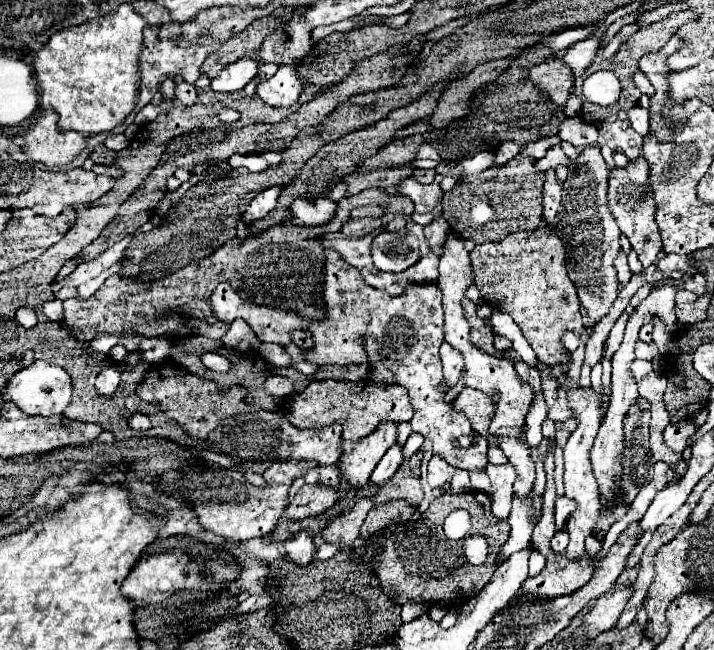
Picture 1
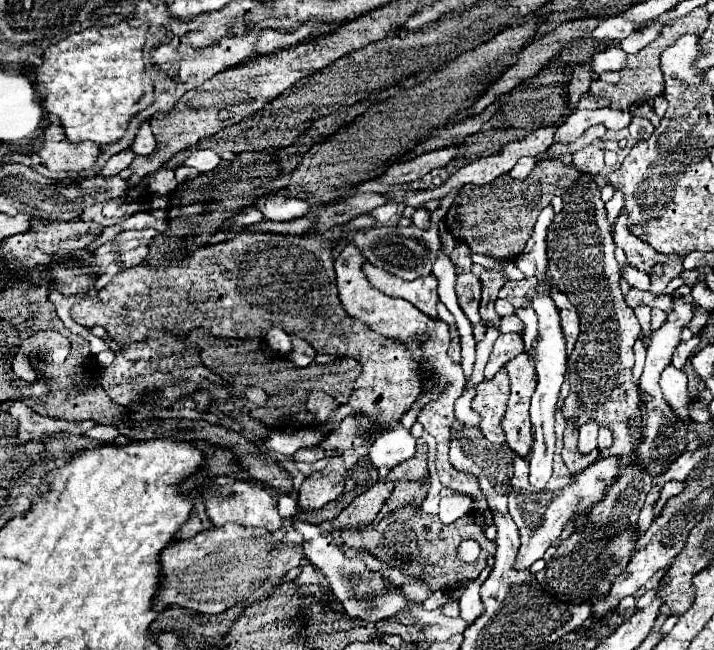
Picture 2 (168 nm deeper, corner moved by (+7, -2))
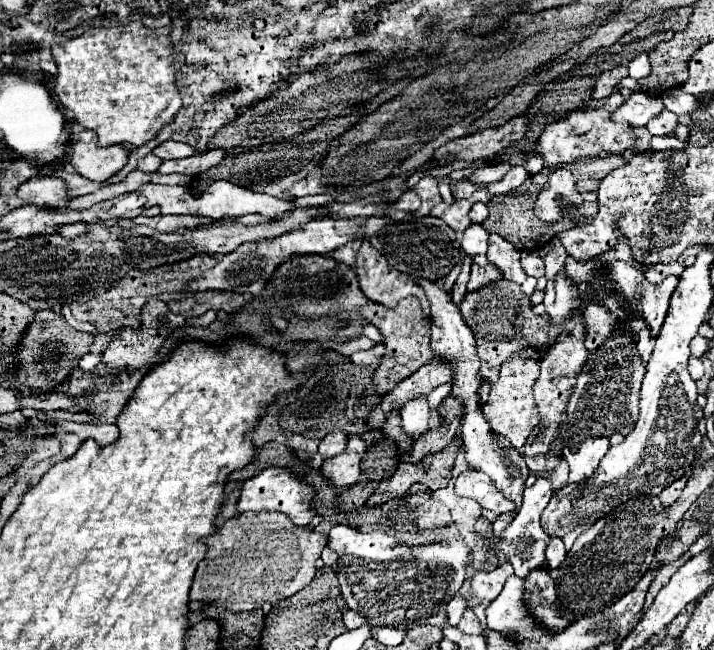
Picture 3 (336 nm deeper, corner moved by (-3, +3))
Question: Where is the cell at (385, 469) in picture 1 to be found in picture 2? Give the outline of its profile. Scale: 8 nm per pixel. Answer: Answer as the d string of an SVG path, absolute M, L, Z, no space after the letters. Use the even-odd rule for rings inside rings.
M396 425L388 431L382 431L368 447L368 455L372 463L382 471L394 469L398 463L410 459L414 455L416 439L412 437L410 429Z

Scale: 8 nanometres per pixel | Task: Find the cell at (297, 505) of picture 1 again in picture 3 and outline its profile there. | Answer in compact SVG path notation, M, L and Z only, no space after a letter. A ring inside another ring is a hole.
M352 436L342 454L324 460L320 474L338 488L352 486L360 476L360 460L364 450L366 450L366 442L360 436Z

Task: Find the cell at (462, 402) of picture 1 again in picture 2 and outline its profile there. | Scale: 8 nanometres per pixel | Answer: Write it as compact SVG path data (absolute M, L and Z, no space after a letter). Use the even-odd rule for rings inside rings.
M502 367L492 381L482 381L476 387L476 397L472 401L472 409L482 419L480 423L482 429L486 427L486 439L496 445L506 443L506 435L502 431L502 417L506 413L508 395L510 395L510 379L506 369Z

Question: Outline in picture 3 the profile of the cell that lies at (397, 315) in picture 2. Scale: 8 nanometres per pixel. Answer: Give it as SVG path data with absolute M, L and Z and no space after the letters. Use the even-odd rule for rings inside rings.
M366 240L362 242L356 256L356 276L360 290L368 300L394 308L402 298L416 296L422 304L422 314L430 318L430 304L416 280L404 272L398 272L396 268L388 268L386 258Z

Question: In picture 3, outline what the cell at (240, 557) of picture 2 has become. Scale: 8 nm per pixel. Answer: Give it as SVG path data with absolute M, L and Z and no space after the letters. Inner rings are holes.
M244 512L226 520L214 534L206 536L204 542L208 550L204 560L196 568L194 584L190 588L190 600L198 600L230 612L244 612L256 608L270 612L274 604L296 594L312 582L316 574L316 560L320 558L320 552L328 542L328 536L312 532L310 528L294 526L288 520L288 516L280 512Z

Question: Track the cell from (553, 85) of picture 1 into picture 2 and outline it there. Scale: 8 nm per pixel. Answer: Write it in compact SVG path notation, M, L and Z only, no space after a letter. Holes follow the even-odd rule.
M580 65L572 71L572 81L568 85L568 107L576 109L578 101L582 95L586 95L590 91L590 83L592 83L592 69L588 65Z

